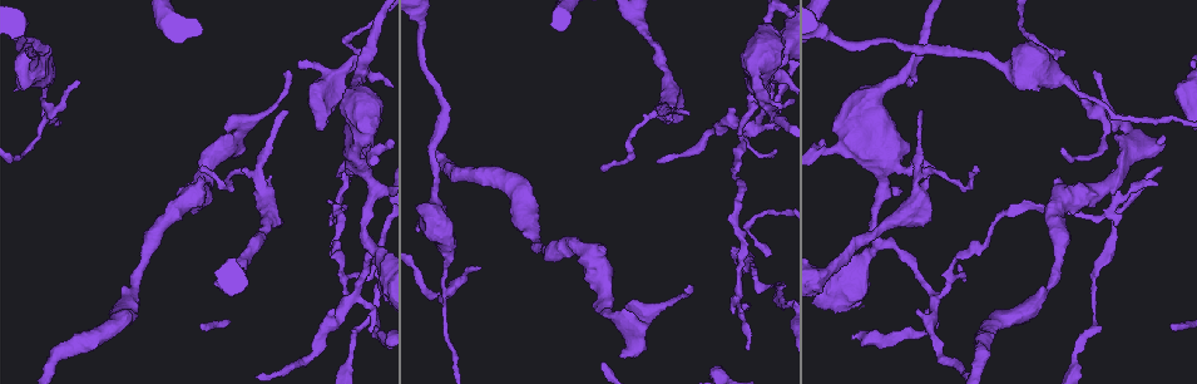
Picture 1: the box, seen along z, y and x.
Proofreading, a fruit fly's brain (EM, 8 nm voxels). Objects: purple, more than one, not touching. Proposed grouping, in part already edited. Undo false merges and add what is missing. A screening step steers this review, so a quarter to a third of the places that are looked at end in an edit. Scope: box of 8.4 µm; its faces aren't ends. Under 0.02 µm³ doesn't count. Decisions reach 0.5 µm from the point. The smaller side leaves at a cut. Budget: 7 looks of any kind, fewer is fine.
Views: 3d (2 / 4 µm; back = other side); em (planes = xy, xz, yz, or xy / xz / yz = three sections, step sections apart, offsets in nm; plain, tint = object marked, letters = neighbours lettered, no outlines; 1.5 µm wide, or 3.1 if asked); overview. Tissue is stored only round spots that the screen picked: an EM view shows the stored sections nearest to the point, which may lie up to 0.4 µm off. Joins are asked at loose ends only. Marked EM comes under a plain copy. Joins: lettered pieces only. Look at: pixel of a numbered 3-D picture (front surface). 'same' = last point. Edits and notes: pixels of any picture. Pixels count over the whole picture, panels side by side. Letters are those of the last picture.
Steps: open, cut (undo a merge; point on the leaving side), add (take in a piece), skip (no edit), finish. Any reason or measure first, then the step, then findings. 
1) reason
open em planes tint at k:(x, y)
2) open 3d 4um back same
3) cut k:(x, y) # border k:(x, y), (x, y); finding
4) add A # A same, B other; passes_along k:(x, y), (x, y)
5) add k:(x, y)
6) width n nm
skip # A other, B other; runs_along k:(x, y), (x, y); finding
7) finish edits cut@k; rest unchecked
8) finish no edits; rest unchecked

an open end
open 3d 4um at 1:(690, 114)

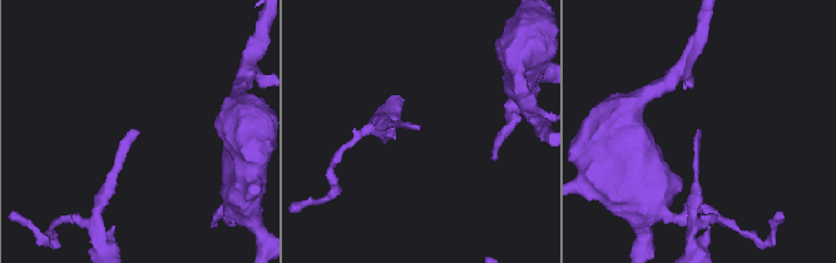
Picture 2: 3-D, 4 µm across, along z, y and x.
shape alone is not enough
open em xy step 8 tint at 2:(700, 134)

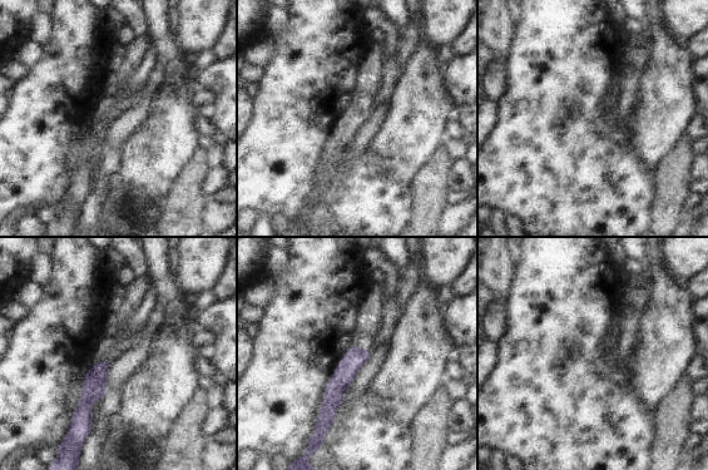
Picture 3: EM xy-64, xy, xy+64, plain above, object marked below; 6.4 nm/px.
another direction
open em planes letters same

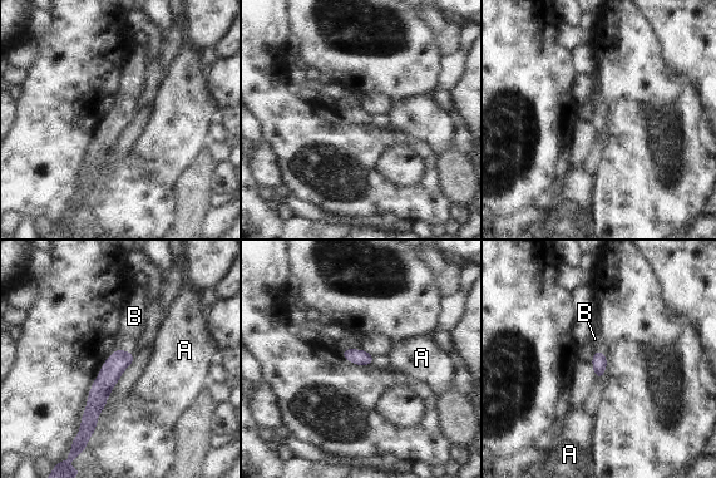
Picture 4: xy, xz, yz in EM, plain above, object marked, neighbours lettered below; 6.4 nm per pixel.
width 100 nm
add B # A other, B same; passes_along 4:(119, 360), (124, 351), (134, 316); it goes on there

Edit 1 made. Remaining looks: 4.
open 3d 4um back at 1:(755, 127)

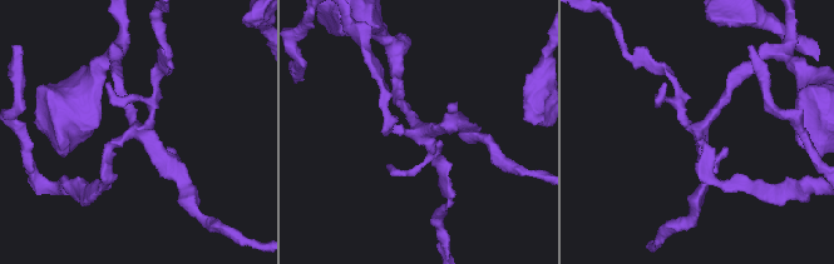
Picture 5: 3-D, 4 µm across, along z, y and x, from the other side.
open em planes letters at 5:(421, 132)

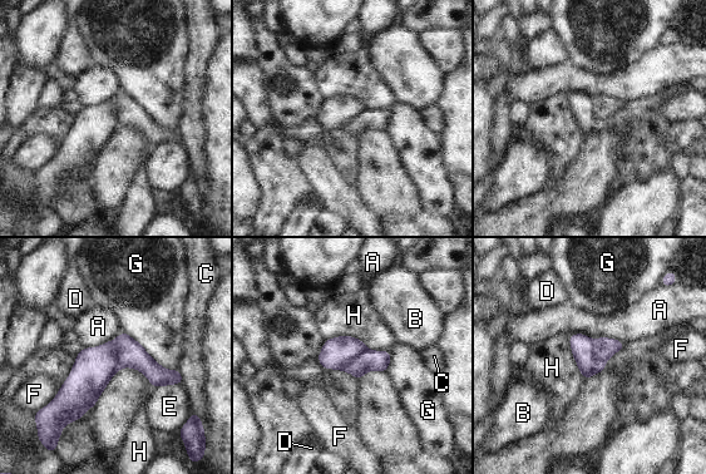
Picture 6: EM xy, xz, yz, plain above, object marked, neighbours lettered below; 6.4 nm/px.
longest_contact G 440 nm
cut 6:(371, 360) # A other, B other, C other, D other, E other, F other, G other, H other; part_leaving 6:(119, 340), (158, 376), (178, 380); a second neuron is stuck on

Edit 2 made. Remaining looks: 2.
finish edits add@4, cut@6; rest unchecked

